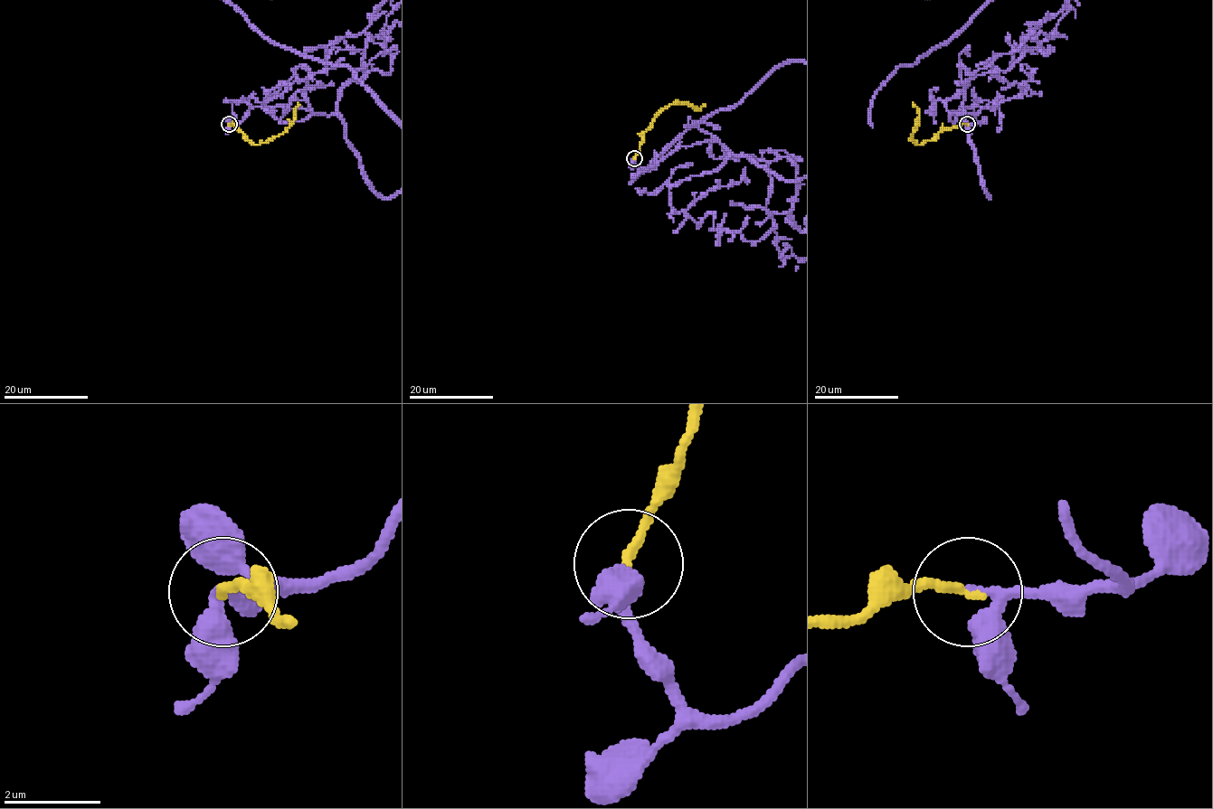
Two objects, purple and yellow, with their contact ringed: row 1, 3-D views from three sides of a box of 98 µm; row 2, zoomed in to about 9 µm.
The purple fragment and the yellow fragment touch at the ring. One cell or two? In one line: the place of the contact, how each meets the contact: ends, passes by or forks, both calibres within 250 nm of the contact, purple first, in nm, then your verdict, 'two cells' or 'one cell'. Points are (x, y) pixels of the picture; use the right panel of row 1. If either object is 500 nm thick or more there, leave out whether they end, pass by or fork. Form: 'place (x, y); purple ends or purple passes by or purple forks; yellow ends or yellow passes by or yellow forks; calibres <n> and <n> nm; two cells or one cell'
place (967, 124); purple passes by; yellow ends; calibres 180 and 200 nm; one cell

